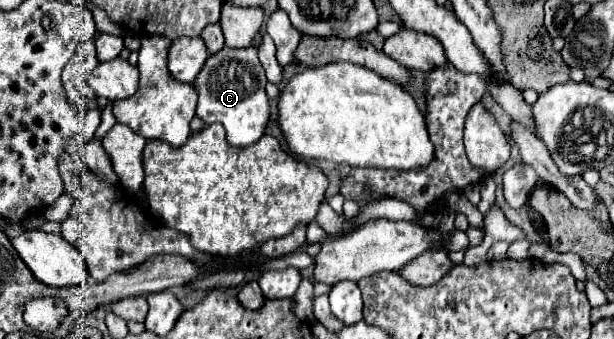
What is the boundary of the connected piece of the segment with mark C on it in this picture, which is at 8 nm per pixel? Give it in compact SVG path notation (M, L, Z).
M223 48L219 54L207 58L203 70L197 74L193 86L197 90L197 110L205 124L219 122L227 130L227 142L237 148L251 146L257 142L267 128L269 122L269 98L265 92L267 76L263 66L259 64L255 48Z

